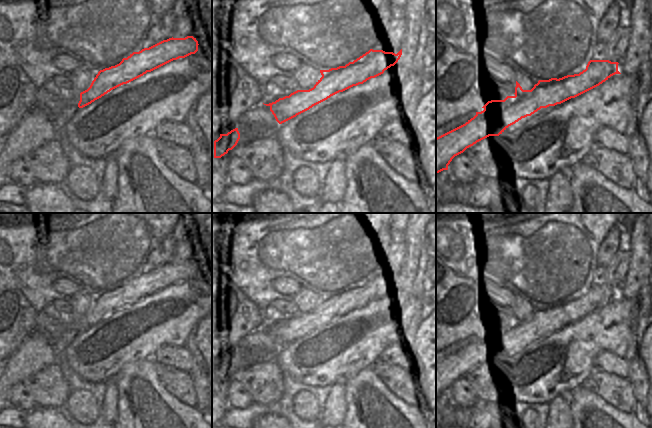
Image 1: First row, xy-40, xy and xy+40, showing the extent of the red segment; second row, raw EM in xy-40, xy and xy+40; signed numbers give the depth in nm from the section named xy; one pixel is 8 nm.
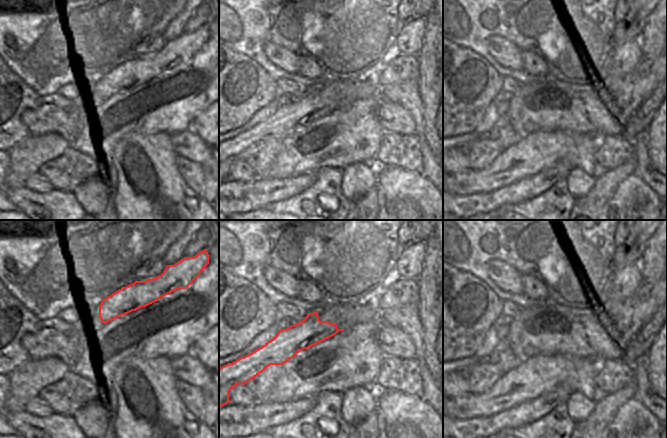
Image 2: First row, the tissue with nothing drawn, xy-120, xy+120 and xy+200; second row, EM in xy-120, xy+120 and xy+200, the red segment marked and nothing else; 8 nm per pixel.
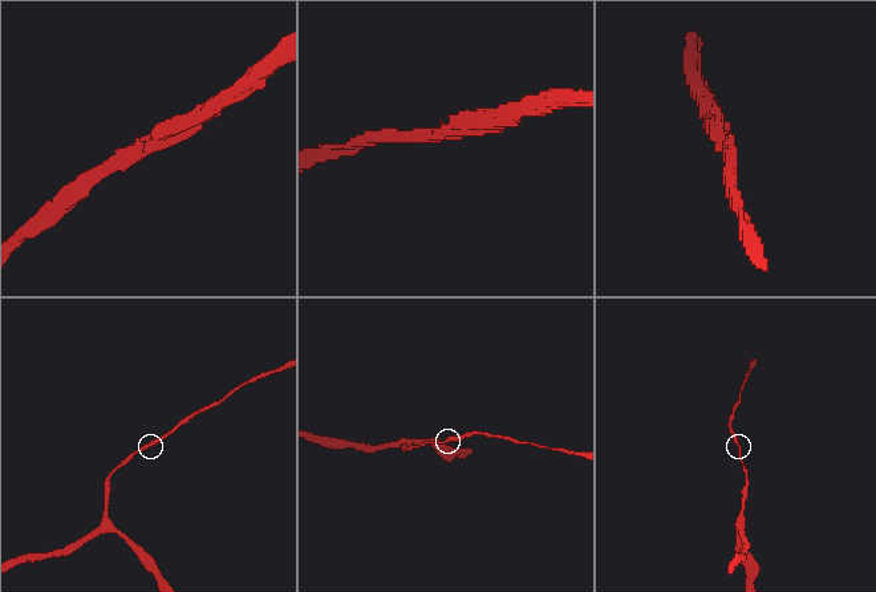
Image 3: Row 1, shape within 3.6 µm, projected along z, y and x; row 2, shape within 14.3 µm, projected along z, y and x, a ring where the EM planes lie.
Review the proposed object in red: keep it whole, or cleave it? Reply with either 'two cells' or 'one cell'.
one cell

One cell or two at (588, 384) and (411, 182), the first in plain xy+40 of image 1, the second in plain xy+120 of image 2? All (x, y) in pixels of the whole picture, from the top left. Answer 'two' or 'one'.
one

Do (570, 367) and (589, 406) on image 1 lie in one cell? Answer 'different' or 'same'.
different

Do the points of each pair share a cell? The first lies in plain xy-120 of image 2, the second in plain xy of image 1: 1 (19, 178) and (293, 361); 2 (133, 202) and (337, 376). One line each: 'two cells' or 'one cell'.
1: two cells
2: two cells

